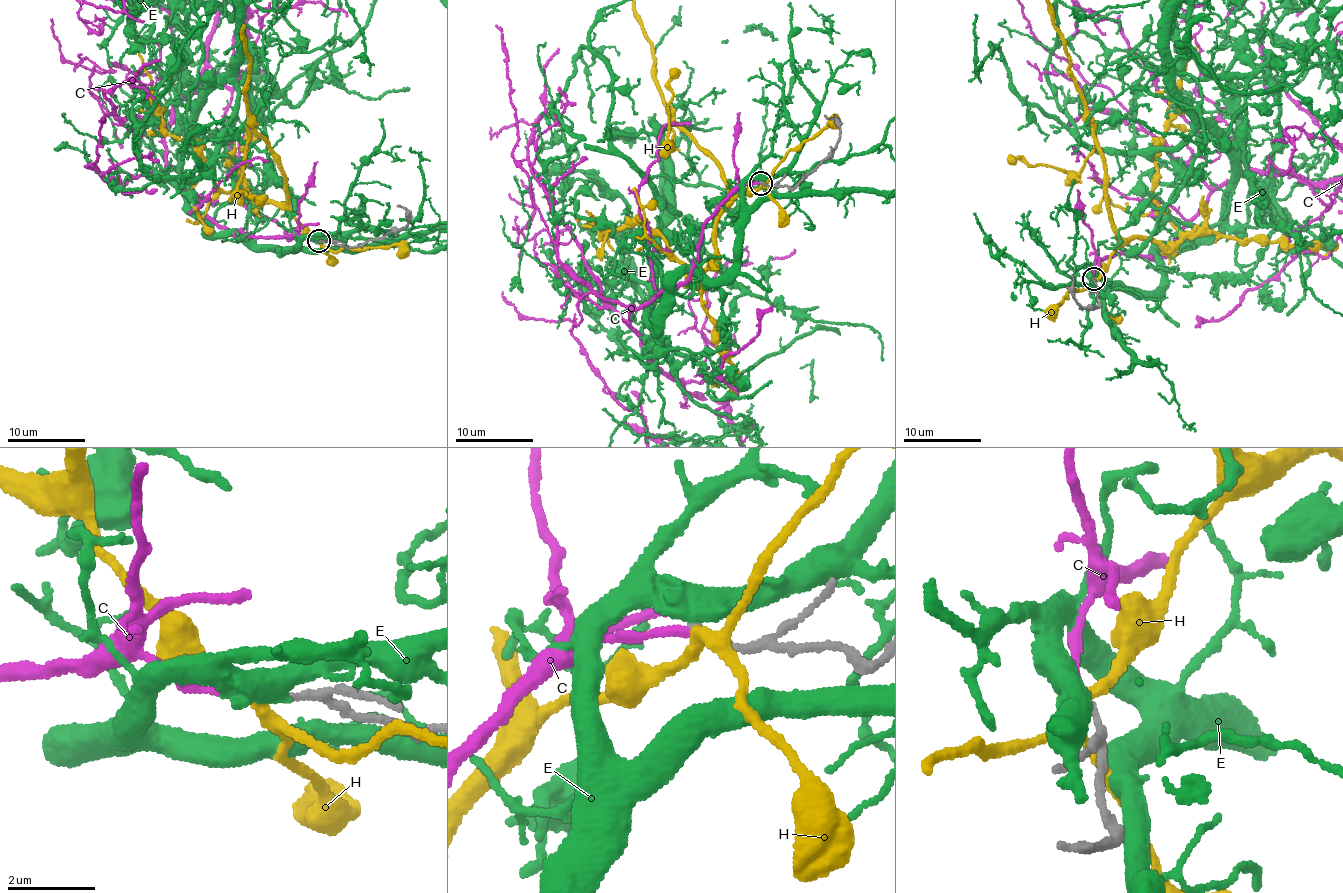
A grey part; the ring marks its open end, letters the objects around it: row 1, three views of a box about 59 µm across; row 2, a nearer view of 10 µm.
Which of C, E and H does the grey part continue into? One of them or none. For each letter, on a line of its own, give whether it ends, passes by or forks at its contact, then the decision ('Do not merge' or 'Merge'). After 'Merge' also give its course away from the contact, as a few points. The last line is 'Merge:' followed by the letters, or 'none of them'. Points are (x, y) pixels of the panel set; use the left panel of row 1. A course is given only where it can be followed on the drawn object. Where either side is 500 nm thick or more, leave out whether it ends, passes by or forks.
C: It ends there. Merge
E: Do not merge
H: It forks there. Do not merge
Merge: C

